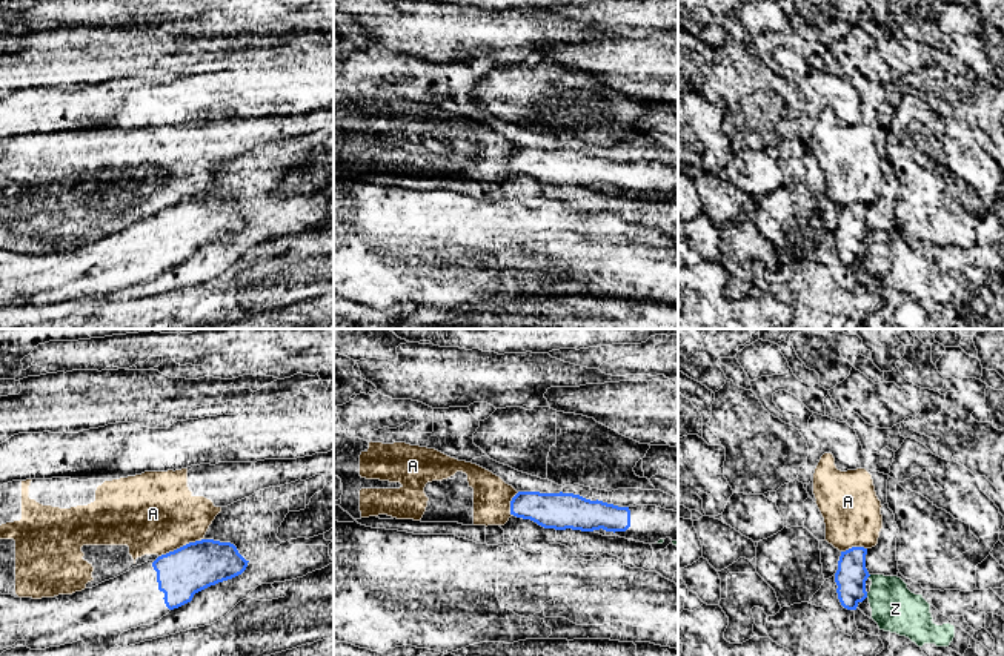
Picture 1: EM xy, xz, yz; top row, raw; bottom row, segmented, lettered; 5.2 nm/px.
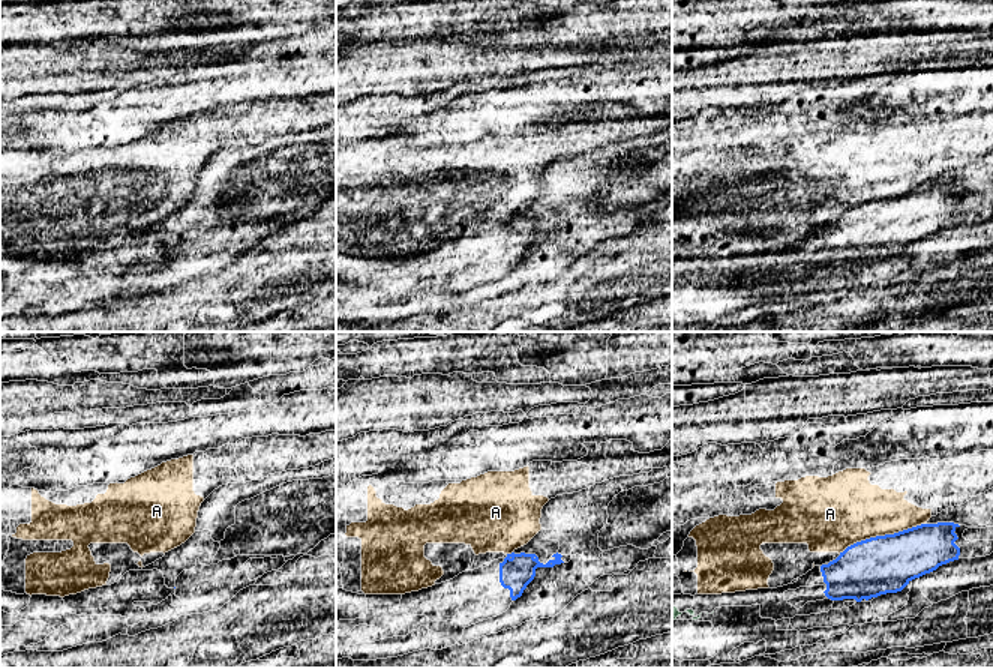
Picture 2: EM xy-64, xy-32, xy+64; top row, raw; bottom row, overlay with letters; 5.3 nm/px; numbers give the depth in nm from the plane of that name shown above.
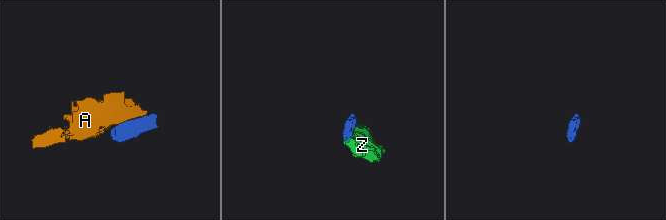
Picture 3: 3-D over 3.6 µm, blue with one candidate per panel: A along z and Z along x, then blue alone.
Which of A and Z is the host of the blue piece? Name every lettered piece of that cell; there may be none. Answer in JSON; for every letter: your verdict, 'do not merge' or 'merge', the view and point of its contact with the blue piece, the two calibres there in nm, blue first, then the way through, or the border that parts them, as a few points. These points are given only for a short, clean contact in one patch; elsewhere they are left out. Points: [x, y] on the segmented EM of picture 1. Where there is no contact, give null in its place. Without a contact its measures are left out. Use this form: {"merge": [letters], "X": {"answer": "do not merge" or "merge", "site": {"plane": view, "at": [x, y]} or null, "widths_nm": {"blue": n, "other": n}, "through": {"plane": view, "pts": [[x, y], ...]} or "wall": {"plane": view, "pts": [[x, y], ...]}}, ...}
{"merge": [], "A": {"answer": "do not merge", "site": {"plane": "xy", "at": [180, 547]}, "widths_nm": {"blue": 260, "other": 440}}, "Z": {"answer": "do not merge", "site": {"plane": "yz", "at": [866, 595]}, "widths_nm": {"blue": 160, "other": 240}}}

